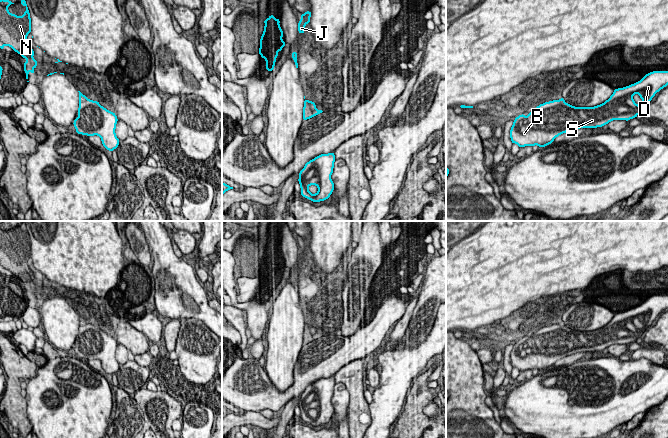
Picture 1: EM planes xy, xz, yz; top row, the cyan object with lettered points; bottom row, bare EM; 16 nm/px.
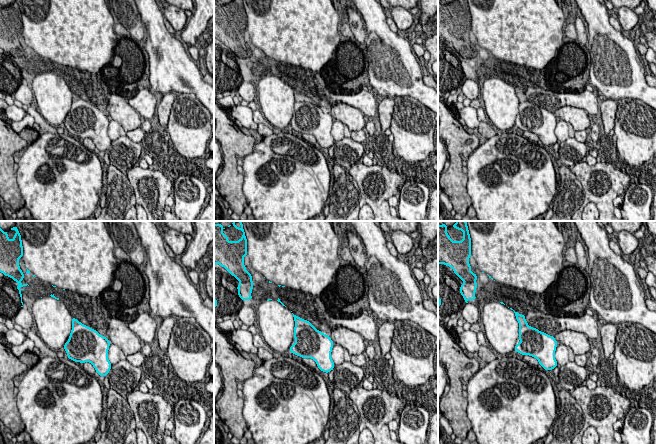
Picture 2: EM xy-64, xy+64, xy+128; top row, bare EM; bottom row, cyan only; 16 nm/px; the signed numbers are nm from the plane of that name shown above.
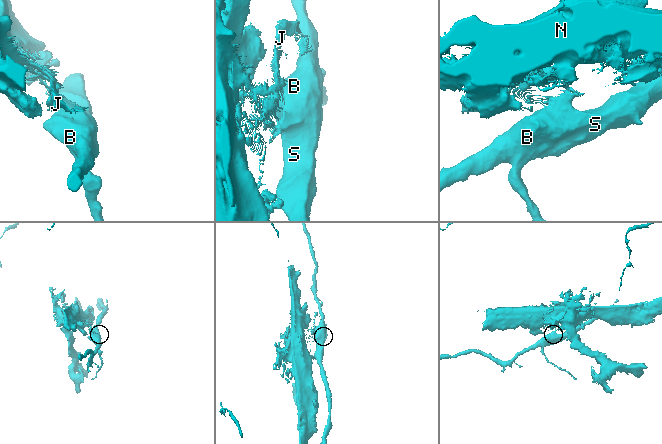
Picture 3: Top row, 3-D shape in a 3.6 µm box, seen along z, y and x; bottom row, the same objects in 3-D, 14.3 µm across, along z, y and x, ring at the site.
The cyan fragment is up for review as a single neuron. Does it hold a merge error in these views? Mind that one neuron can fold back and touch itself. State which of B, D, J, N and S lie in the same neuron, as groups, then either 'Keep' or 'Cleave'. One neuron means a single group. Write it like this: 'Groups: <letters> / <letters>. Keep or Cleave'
Groups: B D S / J N. Cleave

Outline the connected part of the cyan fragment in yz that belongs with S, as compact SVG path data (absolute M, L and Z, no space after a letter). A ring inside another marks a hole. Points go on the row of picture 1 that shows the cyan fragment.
M653 71L647 73L640 81L631 84L629 86L614 89L613 94L608 100L604 103L594 106L594 107L575 107L566 102L559 102L558 100L553 100L540 104L535 109L533 109L527 116L524 114L519 115L514 119L513 126L510 130L511 142L516 143L519 148L525 146L534 146L538 145L540 148L550 145L556 137L559 135L573 131L580 128L597 128L603 127L605 124L613 120L626 120L636 118L638 114L641 114L641 111L644 107L652 100L657 92L668 85L668 71ZM634 94L638 94L643 100L641 105L637 105L633 99Z

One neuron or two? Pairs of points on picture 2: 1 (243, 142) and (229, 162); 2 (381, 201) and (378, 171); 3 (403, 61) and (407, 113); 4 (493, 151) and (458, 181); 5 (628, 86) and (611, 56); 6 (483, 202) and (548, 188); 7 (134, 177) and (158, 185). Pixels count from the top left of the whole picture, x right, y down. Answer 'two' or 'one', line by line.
1: one
2: one
3: two
4: two
5: one
6: one
7: one

